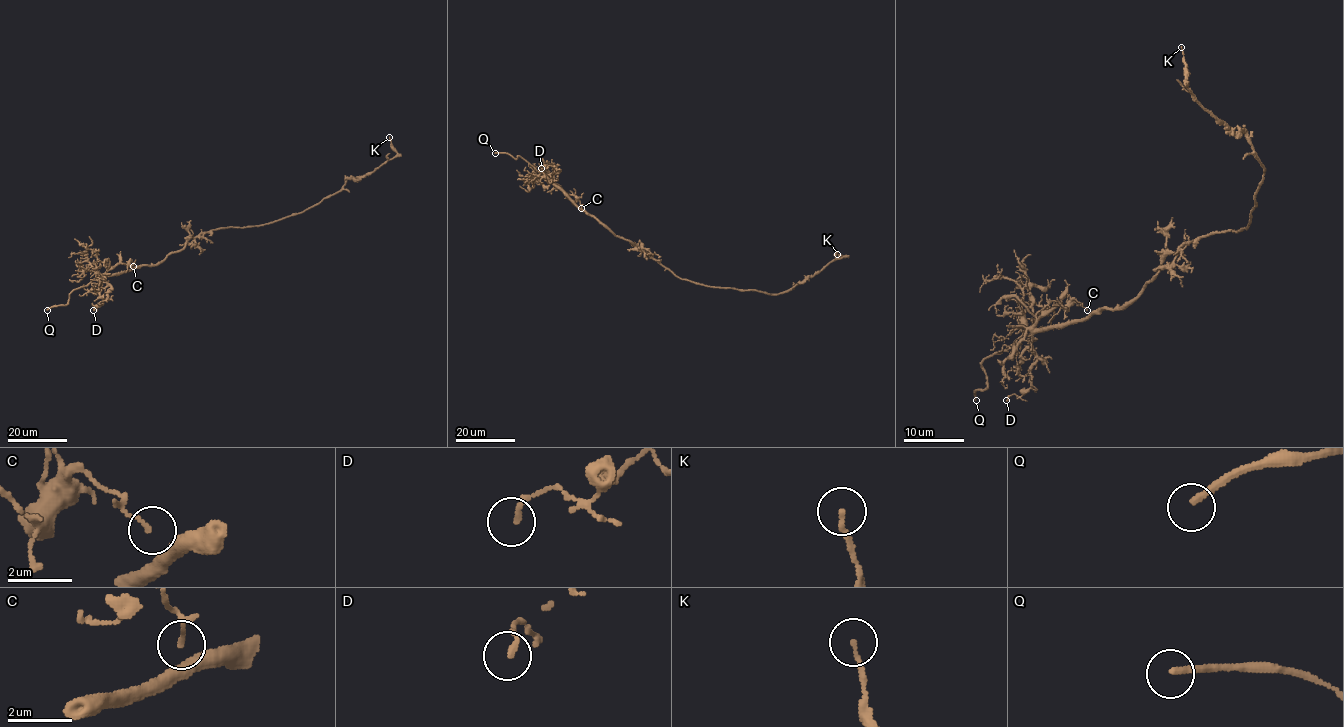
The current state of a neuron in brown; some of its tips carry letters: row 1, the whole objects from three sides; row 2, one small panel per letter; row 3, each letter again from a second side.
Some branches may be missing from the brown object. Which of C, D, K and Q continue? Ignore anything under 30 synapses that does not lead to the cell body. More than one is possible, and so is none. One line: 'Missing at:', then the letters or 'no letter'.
Missing at: Q

